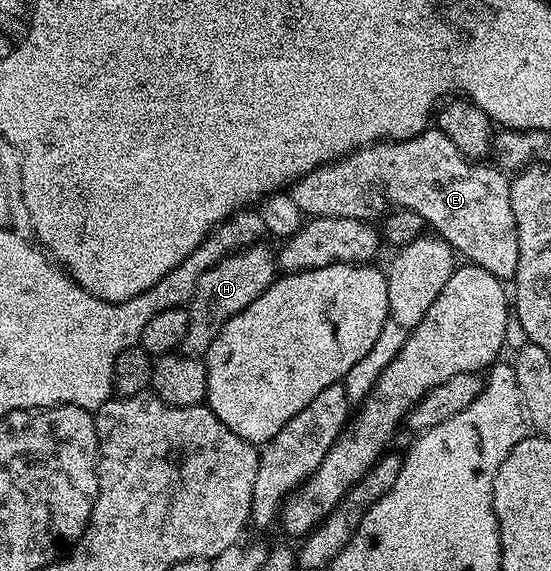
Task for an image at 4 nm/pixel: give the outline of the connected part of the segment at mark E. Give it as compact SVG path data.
M427 130L419 136L407 140L383 140L370 144L366 148L358 148L350 153L345 161L334 161L314 168L301 176L291 185L290 193L296 206L303 215L316 217L354 217L366 212L370 204L377 200L390 199L392 205L399 209L415 211L426 220L427 225L441 236L459 257L471 264L479 264L489 272L496 273L499 280L511 279L518 265L518 227L512 214L512 198L510 197L510 180L507 173L497 166L486 162L471 162L448 142L444 133Z

